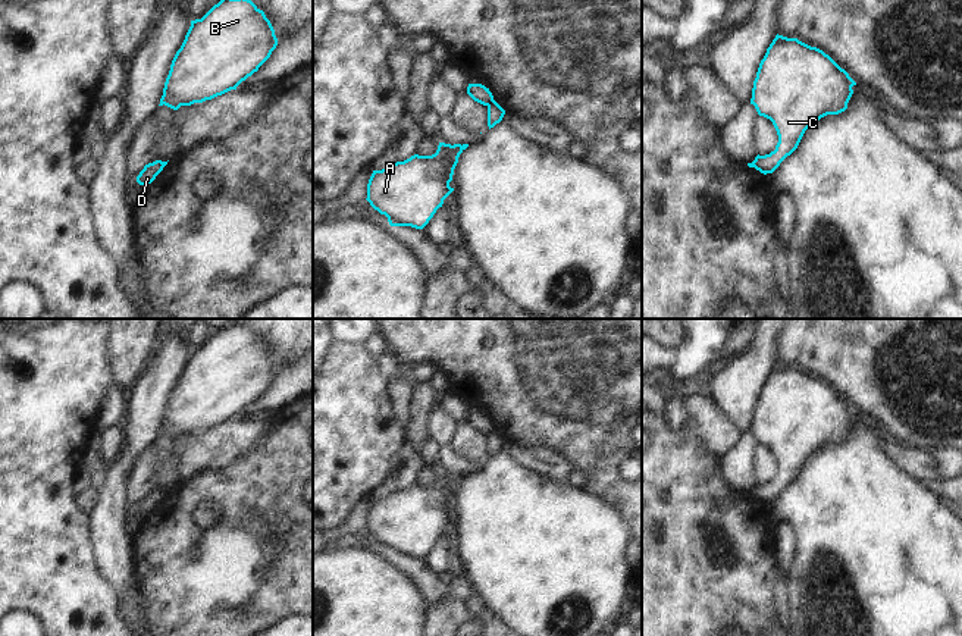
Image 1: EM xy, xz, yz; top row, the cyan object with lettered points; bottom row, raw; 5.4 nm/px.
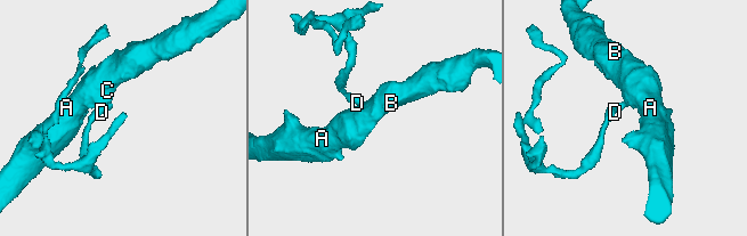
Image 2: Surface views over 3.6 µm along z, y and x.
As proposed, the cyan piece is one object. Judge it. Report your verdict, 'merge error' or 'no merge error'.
merge error

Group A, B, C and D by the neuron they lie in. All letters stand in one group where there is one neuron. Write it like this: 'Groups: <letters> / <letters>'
Groups: A B C / D.

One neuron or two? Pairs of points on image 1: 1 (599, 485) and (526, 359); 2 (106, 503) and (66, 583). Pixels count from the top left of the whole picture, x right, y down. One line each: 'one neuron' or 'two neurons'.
1: one neuron
2: two neurons

